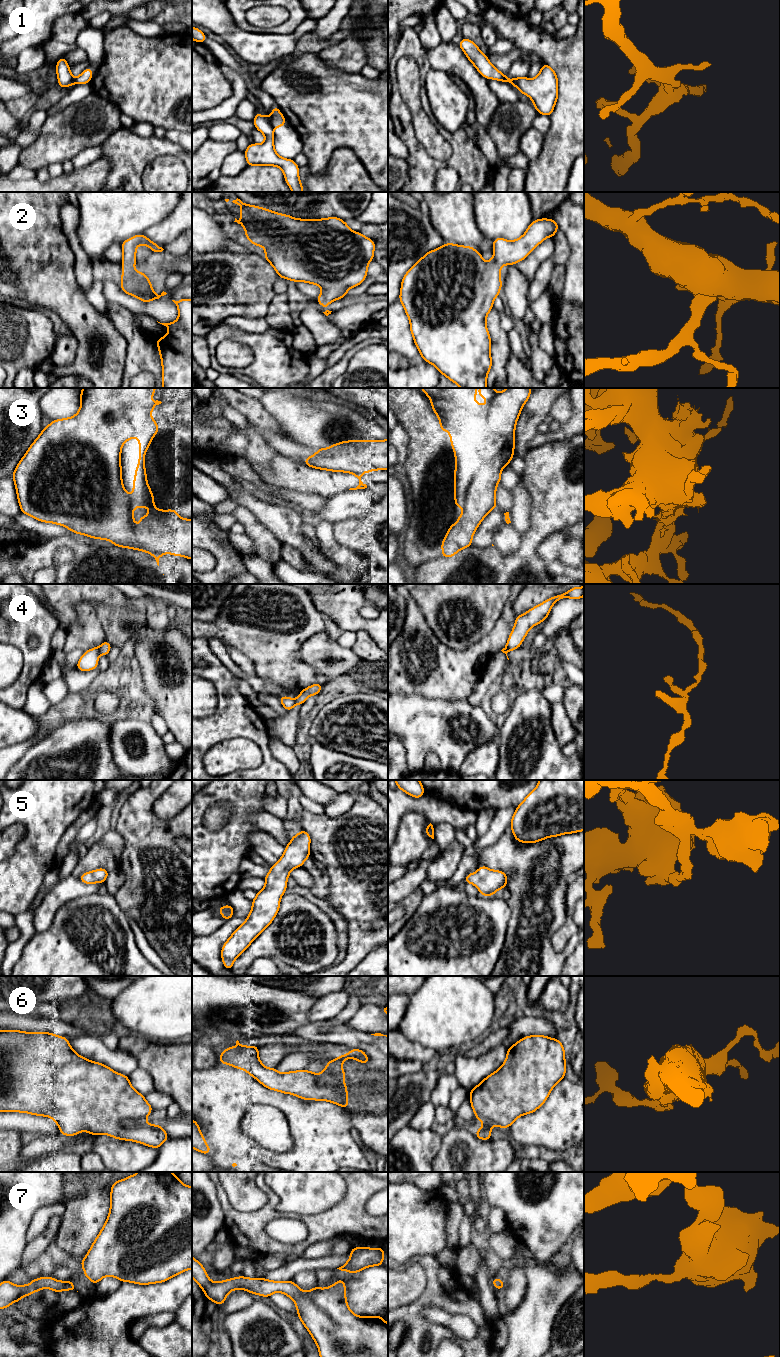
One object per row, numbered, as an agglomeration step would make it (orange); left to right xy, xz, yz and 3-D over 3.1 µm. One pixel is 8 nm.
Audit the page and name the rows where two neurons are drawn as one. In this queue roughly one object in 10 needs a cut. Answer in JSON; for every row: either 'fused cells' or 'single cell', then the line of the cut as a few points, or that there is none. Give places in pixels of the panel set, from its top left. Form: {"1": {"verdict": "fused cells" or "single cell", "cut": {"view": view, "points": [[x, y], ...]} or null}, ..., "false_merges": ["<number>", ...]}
{"1": {"verdict": "fused cells", "cut": {"view": "xz", "points": [[269, 118], [272, 125]]}}, "2": {"verdict": "single cell", "cut": null}, "3": {"verdict": "single cell", "cut": null}, "4": {"verdict": "fused cells", "cut": {"view": "xy", "points": [[98, 647], [99, 653]]}}, "5": {"verdict": "single cell", "cut": null}, "6": {"verdict": "single cell", "cut": null}, "7": {"verdict": "single cell", "cut": null}, "false_merges": ["1", "4"]}

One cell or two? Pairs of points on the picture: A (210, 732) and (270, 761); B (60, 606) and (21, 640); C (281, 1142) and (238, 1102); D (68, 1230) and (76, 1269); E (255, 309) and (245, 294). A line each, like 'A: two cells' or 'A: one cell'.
A: one cell
B: two cells
C: two cells
D: two cells
E: one cell

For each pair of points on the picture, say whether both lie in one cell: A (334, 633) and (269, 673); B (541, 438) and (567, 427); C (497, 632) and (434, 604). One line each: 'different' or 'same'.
A: different
B: same
C: different

